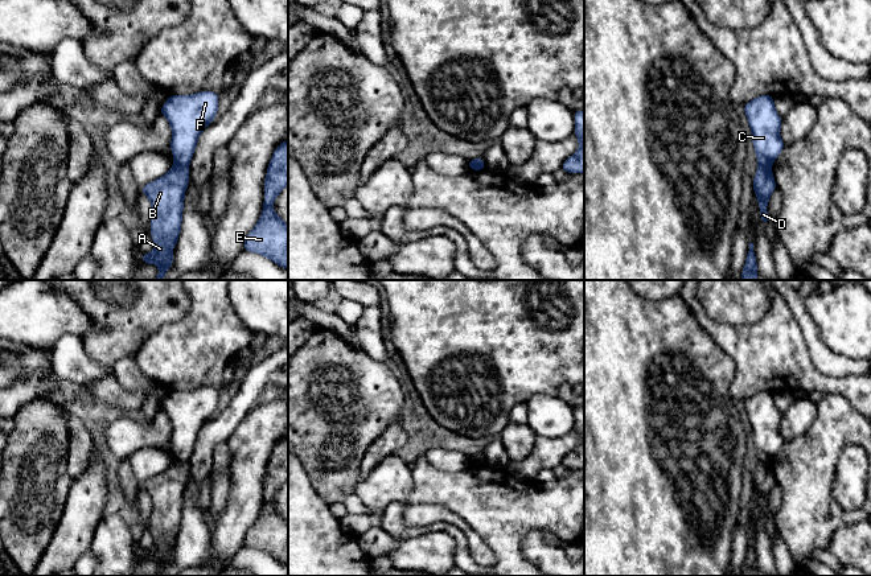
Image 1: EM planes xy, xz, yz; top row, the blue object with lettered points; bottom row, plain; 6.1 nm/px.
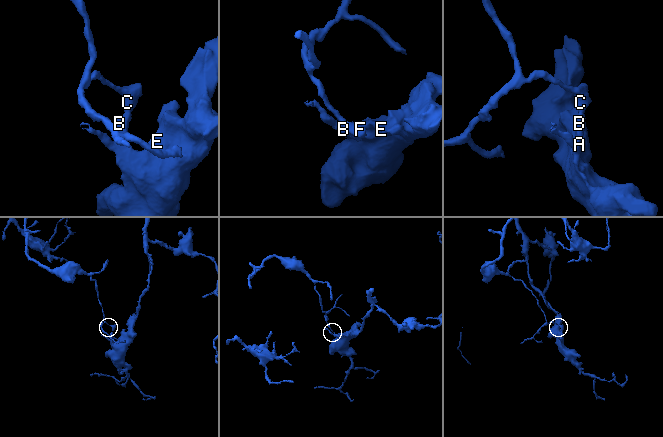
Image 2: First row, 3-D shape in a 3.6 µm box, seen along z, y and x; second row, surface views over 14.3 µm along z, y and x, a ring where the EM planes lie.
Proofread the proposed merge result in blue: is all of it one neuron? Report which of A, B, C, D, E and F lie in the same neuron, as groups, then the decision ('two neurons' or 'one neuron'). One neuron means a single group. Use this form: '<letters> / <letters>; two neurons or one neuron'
A B D E / C F; two neurons

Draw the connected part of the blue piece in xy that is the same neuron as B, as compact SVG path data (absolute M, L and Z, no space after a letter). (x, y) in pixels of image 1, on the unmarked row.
M172 461L163 473L141 484L152 501L151 532L155 544L151 550L141 548L145 560L155 559L160 567L155 576L164 576L165 568L170 564L177 539L185 486L189 478L189 462Z

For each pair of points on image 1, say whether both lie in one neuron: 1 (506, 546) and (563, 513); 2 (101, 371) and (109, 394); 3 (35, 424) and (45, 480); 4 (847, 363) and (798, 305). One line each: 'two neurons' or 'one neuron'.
1: one neuron
2: two neurons
3: one neuron
4: one neuron

